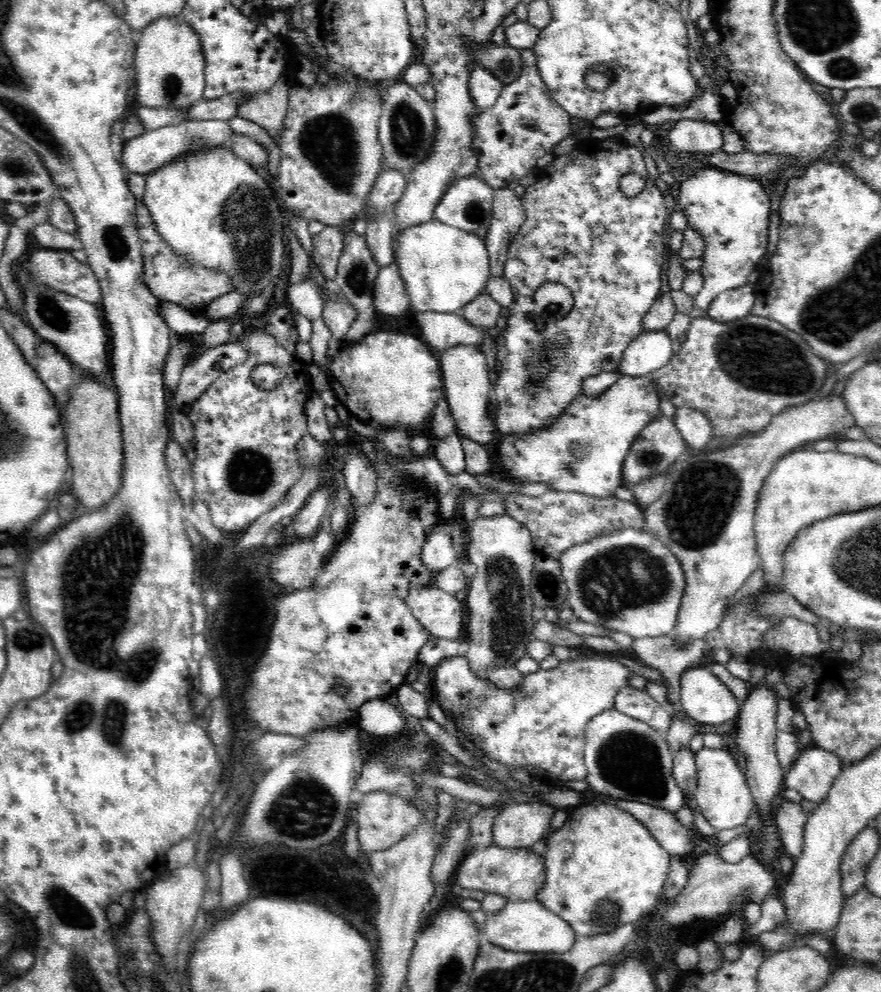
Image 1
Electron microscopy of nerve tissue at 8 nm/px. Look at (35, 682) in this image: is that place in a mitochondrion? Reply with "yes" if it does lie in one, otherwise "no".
no

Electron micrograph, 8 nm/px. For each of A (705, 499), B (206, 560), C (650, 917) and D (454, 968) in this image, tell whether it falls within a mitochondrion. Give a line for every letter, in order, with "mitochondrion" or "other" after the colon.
A: mitochondrion
B: other
C: other
D: mitochondrion

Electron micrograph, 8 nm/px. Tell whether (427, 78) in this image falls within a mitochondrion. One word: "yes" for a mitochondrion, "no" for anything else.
no

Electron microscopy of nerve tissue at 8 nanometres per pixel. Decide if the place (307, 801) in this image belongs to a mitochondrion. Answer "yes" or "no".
yes

